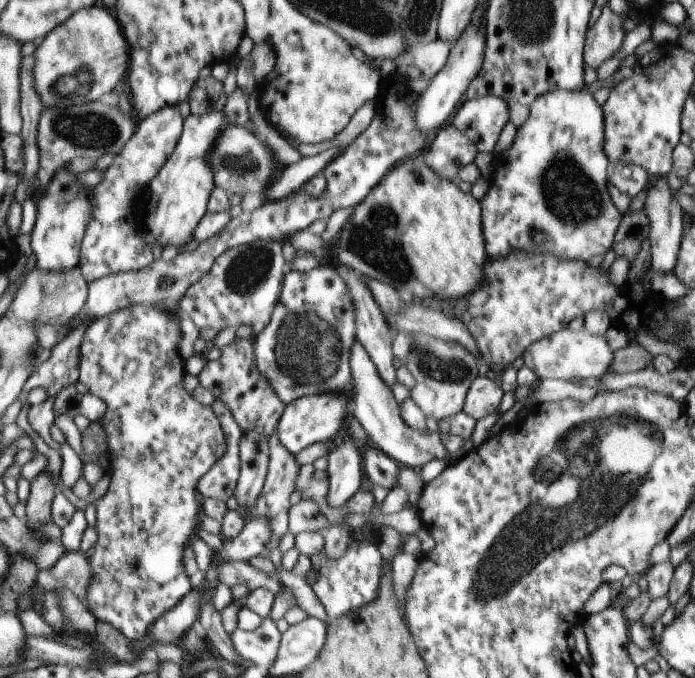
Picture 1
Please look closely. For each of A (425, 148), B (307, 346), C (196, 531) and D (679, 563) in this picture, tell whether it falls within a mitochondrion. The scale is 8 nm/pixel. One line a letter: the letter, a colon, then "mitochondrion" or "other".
A: other
B: mitochondrion
C: other
D: other

